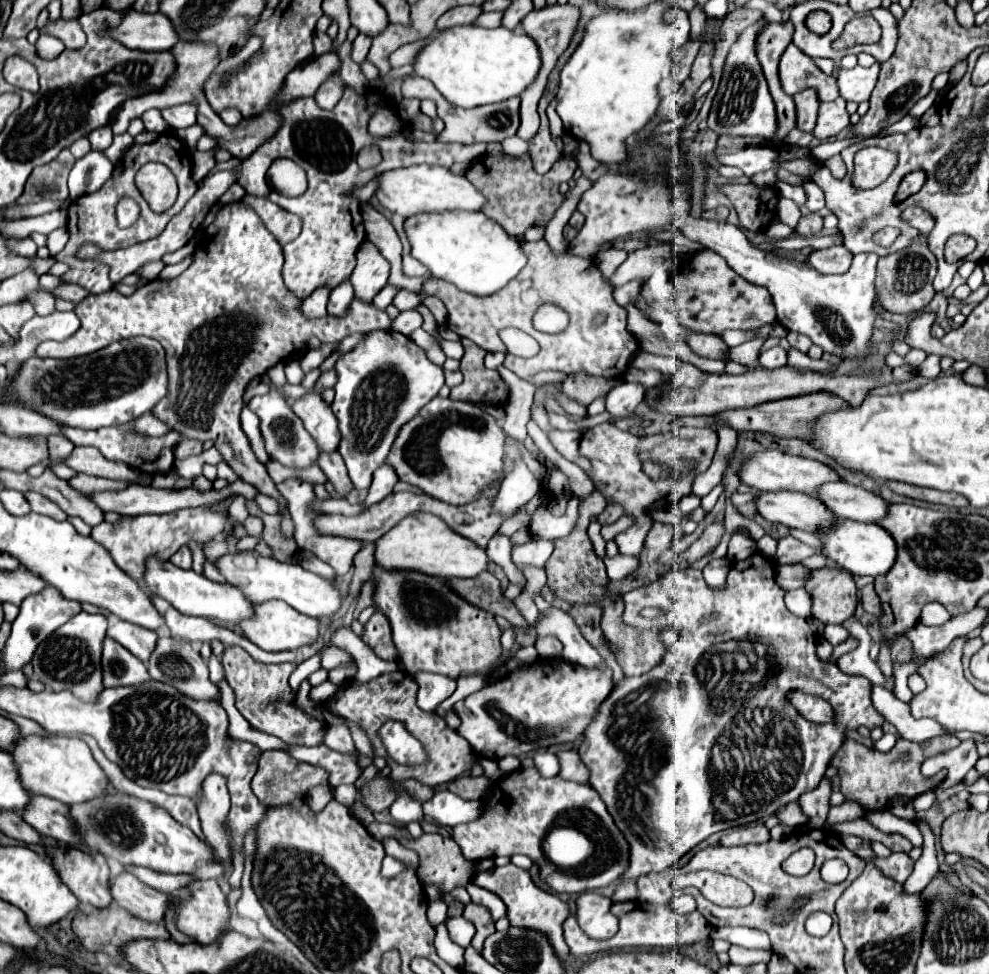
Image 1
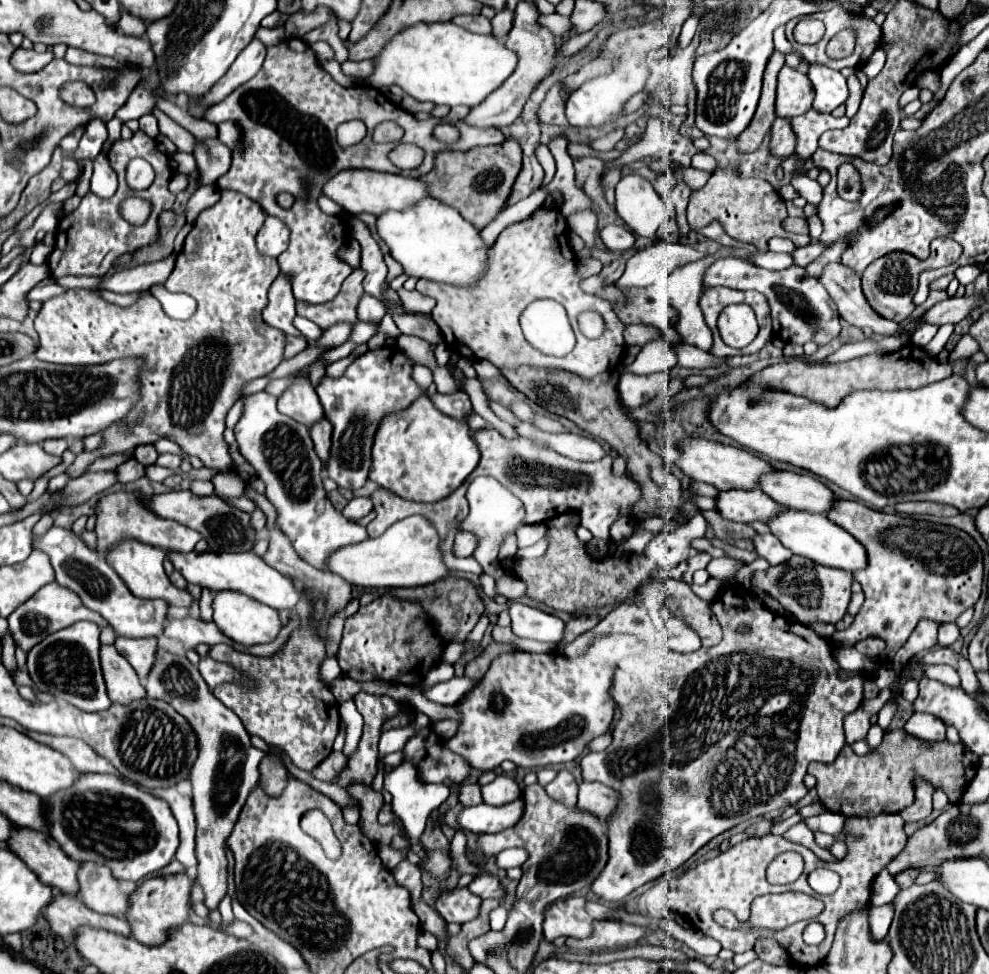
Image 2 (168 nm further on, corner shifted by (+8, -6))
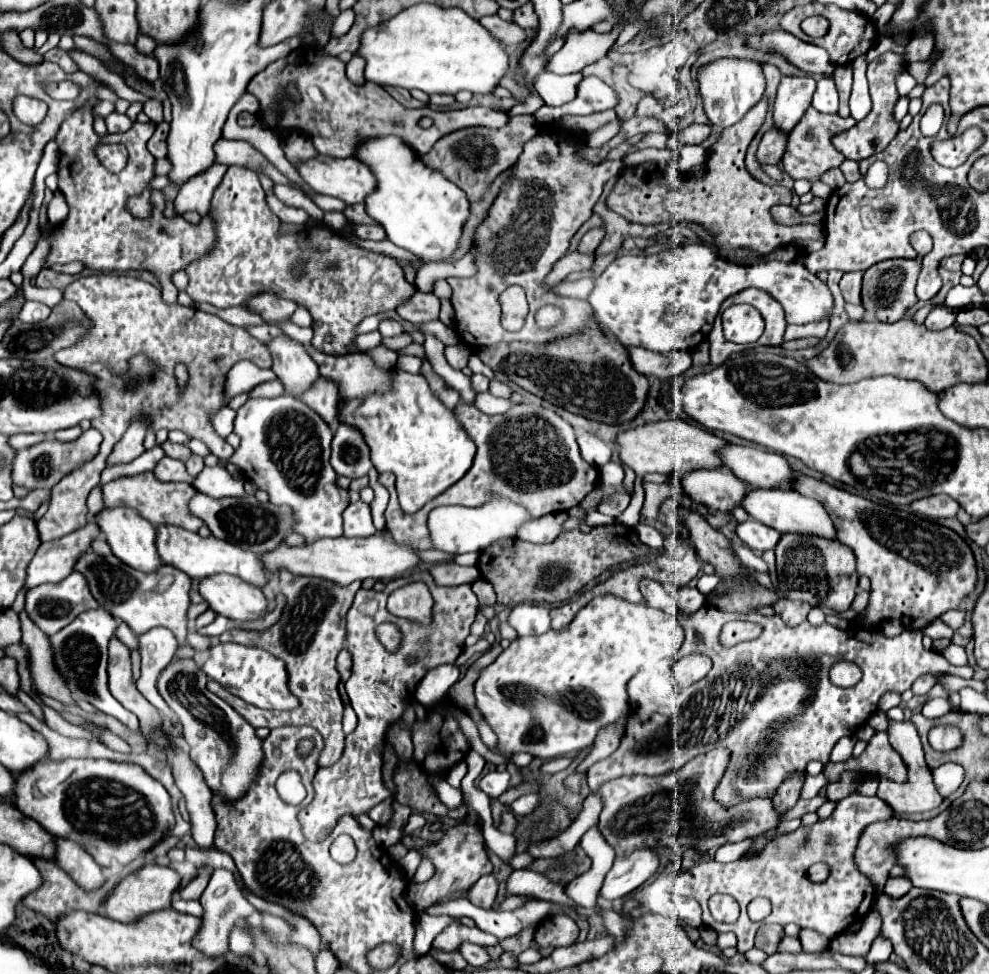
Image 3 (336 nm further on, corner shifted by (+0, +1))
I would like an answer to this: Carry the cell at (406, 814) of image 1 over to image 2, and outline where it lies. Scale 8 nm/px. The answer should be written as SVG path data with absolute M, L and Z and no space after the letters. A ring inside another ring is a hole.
M403 762L393 772L385 772L385 788L393 794L393 812L401 818L403 832L411 842L419 840L419 836L425 830L429 814L435 808L439 808L449 796L449 788L445 784L421 784L421 782L417 782L417 768L413 768L413 762Z

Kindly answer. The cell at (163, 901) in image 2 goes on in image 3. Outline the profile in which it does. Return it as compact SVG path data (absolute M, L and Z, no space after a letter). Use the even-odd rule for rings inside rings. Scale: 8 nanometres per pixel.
M145 865L141 871L121 879L121 883L109 895L109 901L105 901L105 915L121 923L135 923L153 911L171 907L173 893L179 891L179 887L181 887L181 877L177 871L161 865Z

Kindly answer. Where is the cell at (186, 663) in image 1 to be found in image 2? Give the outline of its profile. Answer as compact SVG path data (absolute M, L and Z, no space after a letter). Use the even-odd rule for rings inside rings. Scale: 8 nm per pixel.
M159 648L157 662L147 676L145 690L149 698L165 700L169 706L173 706L181 716L185 716L185 720L189 720L193 732L197 732L197 760L189 774L197 820L197 882L205 892L205 906L209 910L217 910L219 902L227 894L225 840L229 838L249 792L261 778L259 764L265 758L265 752L253 748L241 720L211 694L199 670L185 656L179 660L179 656Z

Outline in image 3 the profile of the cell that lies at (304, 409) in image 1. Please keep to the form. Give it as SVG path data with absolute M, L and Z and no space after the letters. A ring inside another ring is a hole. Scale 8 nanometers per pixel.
M273 339L269 345L273 355L273 373L281 379L285 391L291 397L305 393L319 377L317 363L301 349L301 343L293 339Z

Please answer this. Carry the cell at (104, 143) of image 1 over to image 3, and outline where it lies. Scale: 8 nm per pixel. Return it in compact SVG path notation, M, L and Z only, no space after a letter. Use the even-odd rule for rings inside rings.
M113 111L109 117L105 117L105 123L107 123L109 133L121 133L121 131L127 131L131 127L129 117L127 115L121 115L117 111Z

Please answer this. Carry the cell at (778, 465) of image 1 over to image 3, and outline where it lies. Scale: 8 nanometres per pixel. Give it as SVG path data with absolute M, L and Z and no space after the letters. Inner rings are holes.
M681 419L645 423L643 427L635 427L621 433L617 437L617 451L619 451L621 463L629 465L635 471L636 478L630 504L616 521L631 527L639 522L639 512L644 502L642 481L645 473L683 475L695 469L725 469L725 463L721 461L721 455L719 455L725 445L729 445L725 439Z

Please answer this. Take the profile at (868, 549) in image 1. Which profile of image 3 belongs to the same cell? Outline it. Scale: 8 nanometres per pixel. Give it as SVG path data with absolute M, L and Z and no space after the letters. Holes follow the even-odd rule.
M751 489L749 497L741 503L741 507L755 519L765 523L767 527L777 529L779 533L797 533L797 535L815 535L829 541L837 539L837 527L829 519L829 513L819 505L819 501L813 501L809 497L803 497L797 491L785 491L785 489Z

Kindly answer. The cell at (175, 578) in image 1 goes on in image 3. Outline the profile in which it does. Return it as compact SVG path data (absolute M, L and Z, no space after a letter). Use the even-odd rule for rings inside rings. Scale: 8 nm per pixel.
M109 509L109 511L101 511L97 517L97 525L101 529L101 533L105 535L111 551L115 557L119 557L125 565L143 571L143 573L155 573L163 561L157 553L157 531L153 525L149 525L149 521L145 521L135 509Z

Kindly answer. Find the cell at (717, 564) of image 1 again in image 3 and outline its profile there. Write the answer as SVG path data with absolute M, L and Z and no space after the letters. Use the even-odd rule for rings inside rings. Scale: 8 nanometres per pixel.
M701 575L699 581L697 581L697 589L701 593L709 593L715 589L715 585L719 583L719 577L717 575Z

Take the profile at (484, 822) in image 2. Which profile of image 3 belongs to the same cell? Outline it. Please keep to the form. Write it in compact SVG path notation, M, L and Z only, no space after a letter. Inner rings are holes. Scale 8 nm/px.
M527 793L527 795L523 795L523 797L519 797L517 801L513 801L511 805L509 805L509 809L513 811L513 813L521 813L521 815L531 815L533 813L533 809L539 805L539 797L535 795L535 793Z

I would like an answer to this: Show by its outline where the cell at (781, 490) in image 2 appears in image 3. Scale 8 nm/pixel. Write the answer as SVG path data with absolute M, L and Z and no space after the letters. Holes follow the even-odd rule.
M727 445L721 451L721 459L727 463L727 469L751 487L793 489L799 477L799 471L795 471L783 455L755 447Z

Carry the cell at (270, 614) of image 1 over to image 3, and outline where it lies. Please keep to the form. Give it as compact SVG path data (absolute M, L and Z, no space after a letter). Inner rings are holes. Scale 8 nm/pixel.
M217 573L199 583L199 593L217 615L229 619L255 621L267 613L267 597L263 591L239 577Z

